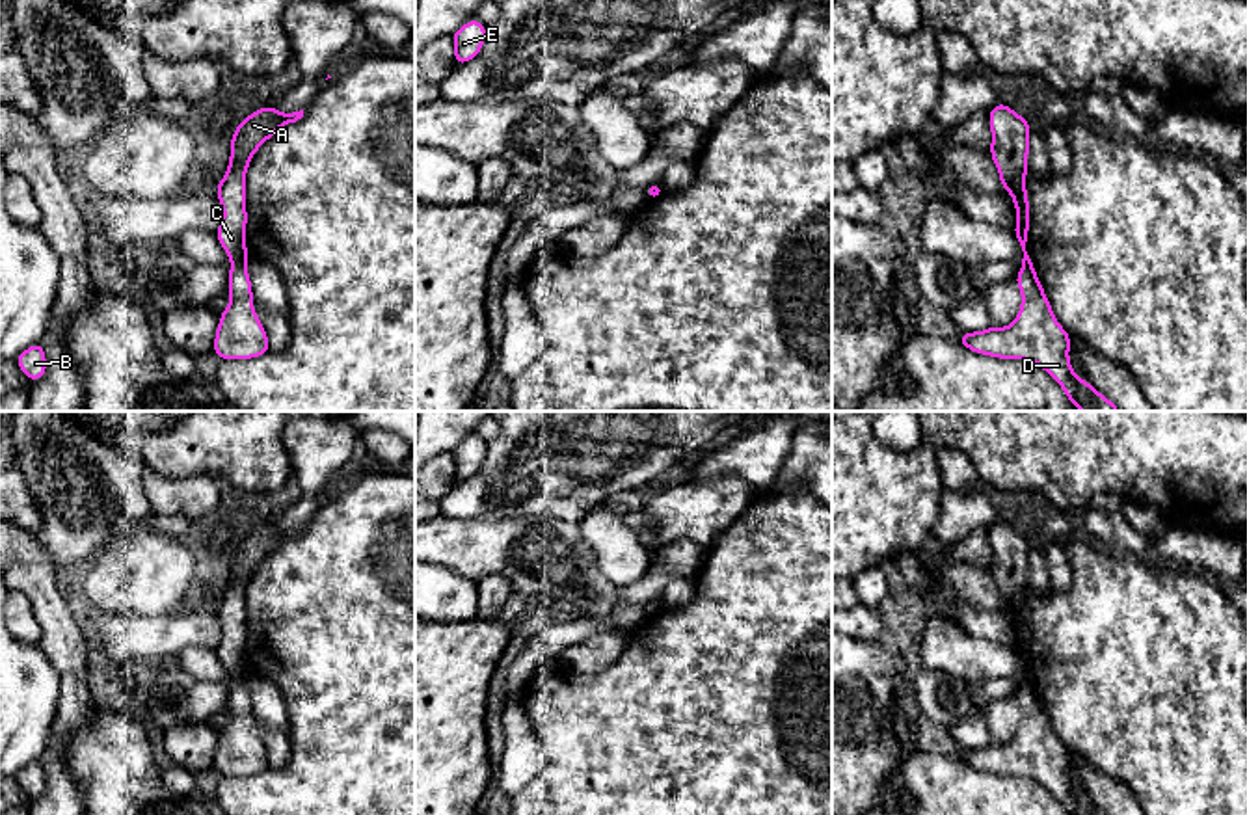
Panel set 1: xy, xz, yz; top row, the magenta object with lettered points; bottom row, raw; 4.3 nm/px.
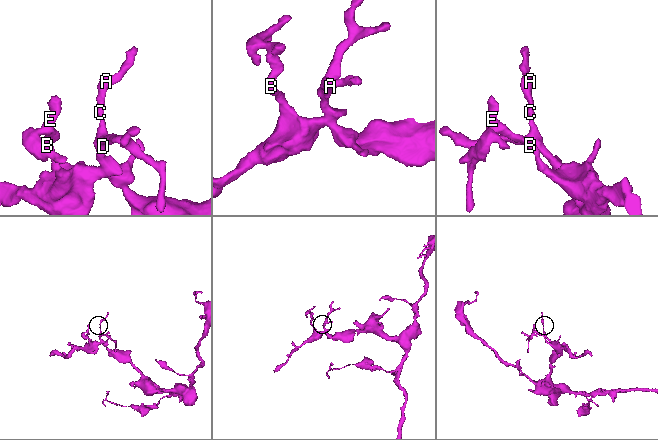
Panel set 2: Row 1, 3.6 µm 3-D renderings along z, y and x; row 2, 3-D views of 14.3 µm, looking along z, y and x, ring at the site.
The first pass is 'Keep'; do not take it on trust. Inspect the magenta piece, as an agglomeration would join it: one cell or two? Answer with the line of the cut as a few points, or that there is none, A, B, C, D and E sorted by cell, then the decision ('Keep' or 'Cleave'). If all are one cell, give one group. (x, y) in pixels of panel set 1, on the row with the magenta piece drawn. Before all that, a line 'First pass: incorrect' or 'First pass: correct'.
First pass: correct
No split. Groups: A B C D E. Keep

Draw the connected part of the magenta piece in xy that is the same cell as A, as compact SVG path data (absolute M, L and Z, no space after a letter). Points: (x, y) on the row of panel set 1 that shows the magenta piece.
M264 106L233 130L229 167L216 186L223 220L214 234L231 259L227 283L231 301L220 314L212 350L220 359L253 359L270 352L264 326L253 309L251 281L246 268L246 171L266 140L302 117L303 110L283 114L274 106Z

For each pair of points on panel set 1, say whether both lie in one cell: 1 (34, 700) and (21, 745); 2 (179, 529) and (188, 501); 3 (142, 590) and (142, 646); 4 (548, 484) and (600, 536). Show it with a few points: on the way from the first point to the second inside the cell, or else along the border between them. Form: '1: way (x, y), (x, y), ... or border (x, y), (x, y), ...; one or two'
1: way (23, 711), (21, 734); one
2: border (153, 512), (181, 516), (192, 523); two
3: border (185, 605), (162, 614), (133, 613); two
4: border (603, 503), (590, 508), (576, 523); two

